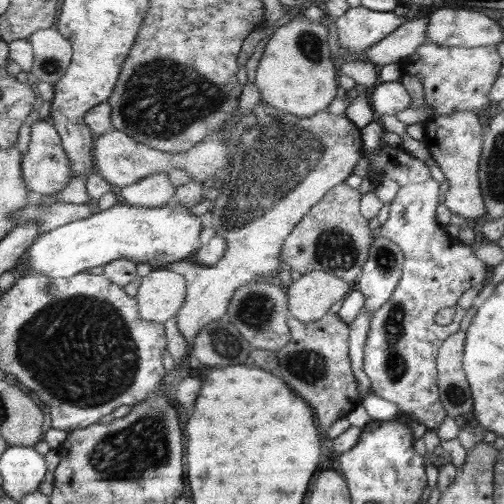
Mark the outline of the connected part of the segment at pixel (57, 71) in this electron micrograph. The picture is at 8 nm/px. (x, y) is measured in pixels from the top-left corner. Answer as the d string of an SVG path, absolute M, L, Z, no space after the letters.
M54 26L36 30L28 41L32 44L34 53L31 72L40 81L52 85L58 82L70 65L73 55L71 42Z

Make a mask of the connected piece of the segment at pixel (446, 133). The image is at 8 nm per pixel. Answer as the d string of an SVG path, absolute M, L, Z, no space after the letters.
M472 111L434 114L424 122L424 137L432 158L446 176L444 205L452 214L463 216L466 223L478 225L485 219L487 208L482 198L478 176L479 160L483 149L483 131L477 114Z

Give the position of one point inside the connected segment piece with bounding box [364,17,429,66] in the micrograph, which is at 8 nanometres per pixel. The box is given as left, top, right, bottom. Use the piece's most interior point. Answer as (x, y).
(397, 46)

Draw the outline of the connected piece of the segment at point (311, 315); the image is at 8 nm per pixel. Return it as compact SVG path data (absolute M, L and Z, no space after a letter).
M311 271L286 289L288 313L300 322L318 321L333 304L344 300L352 287L335 275Z

